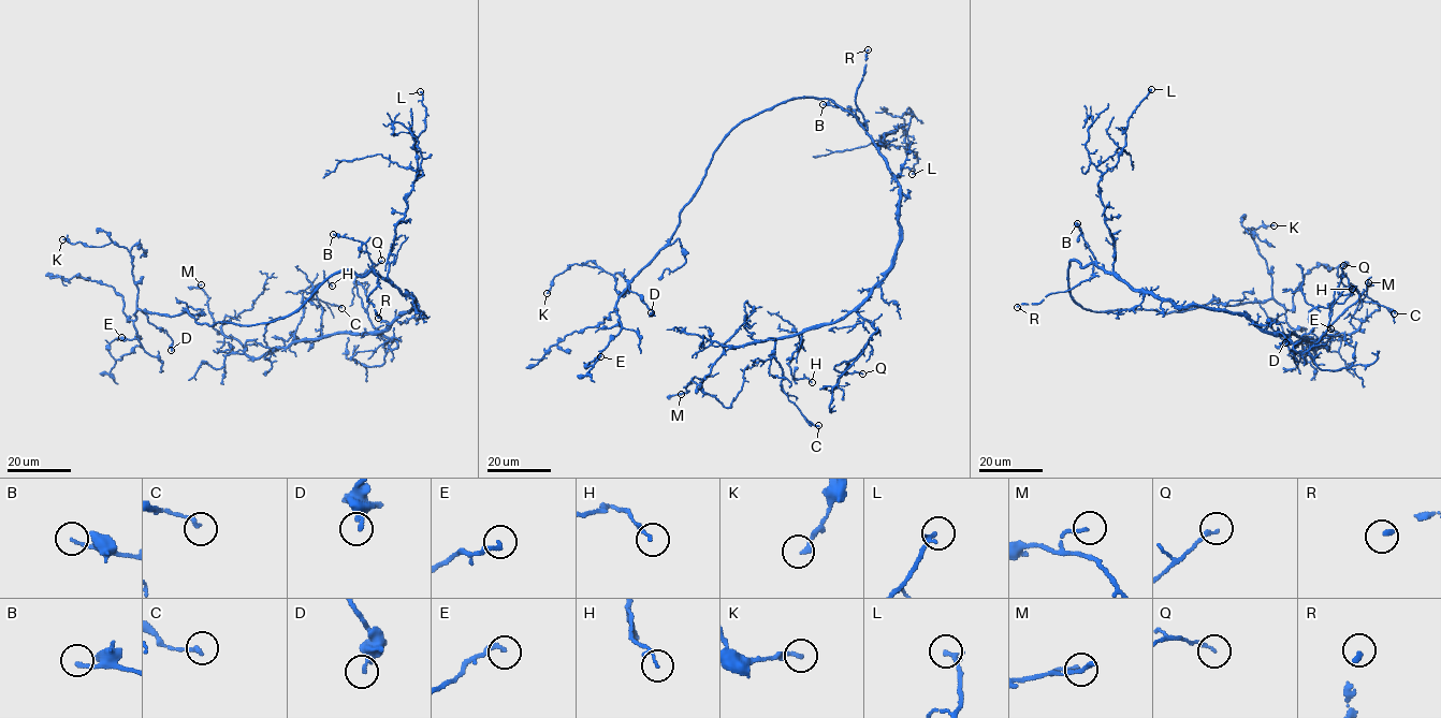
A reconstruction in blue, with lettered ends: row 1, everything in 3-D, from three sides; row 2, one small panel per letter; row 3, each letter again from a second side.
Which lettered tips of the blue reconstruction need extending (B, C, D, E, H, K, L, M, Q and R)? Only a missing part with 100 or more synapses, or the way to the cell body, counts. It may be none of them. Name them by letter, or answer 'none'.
R

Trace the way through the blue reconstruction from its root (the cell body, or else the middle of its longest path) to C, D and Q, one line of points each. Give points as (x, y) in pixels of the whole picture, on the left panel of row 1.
C: (376, 275), (407, 292), (416, 308), (404, 311), (379, 332), (337, 333), (296, 341), (304, 297), (341, 308)
D: (376, 275), (335, 273), (293, 312), (256, 324), (148, 312), (171, 350)
Q: (376, 275), (415, 298), (415, 309), (376, 331), (397, 342), (392, 350), (354, 284), (360, 274), (381, 260)

